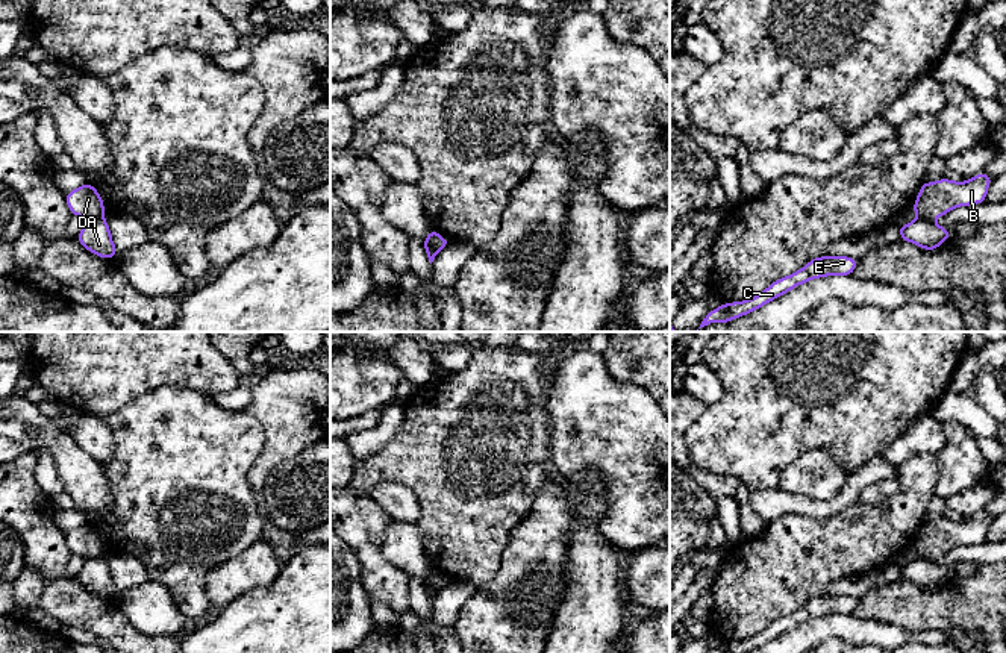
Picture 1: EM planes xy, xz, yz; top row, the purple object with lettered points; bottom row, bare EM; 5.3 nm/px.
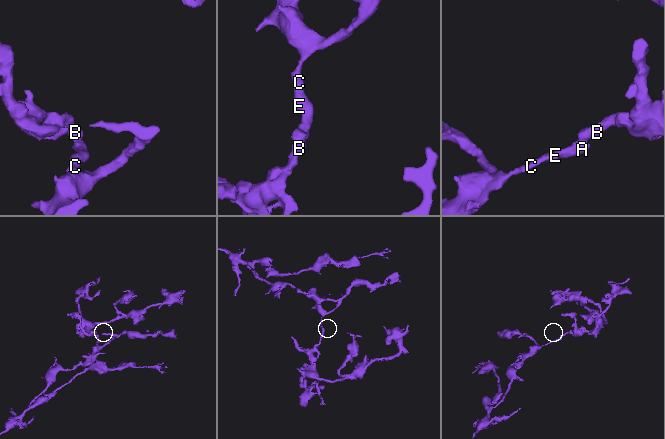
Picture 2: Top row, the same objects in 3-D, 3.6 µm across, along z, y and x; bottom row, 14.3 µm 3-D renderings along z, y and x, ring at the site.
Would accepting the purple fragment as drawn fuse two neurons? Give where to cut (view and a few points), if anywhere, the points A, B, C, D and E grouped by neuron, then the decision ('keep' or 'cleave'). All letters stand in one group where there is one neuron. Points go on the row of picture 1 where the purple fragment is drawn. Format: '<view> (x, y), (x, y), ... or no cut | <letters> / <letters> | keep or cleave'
xy (102, 215), (85, 220) | A C E / B D | cleave

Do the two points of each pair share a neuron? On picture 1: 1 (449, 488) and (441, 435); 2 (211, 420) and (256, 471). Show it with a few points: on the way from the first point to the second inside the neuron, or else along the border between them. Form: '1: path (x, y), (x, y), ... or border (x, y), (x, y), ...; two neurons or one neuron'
1: path (449, 474), (449, 449); one neuron
2: border (264, 431), (262, 450), (247, 476), (259, 497); two neurons

